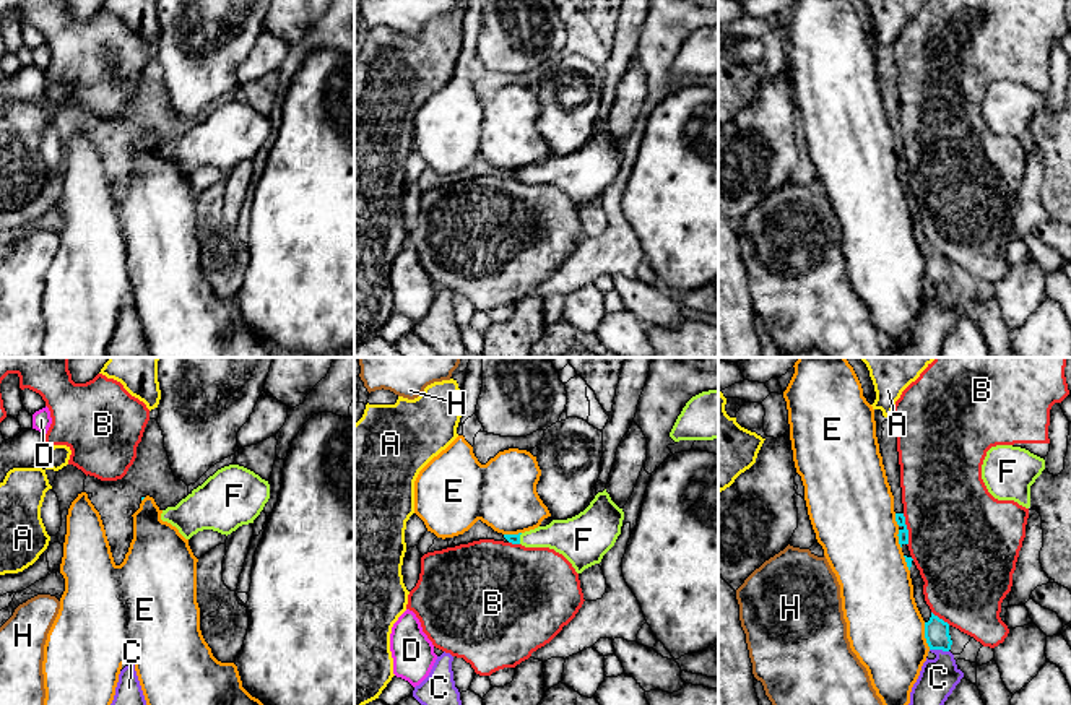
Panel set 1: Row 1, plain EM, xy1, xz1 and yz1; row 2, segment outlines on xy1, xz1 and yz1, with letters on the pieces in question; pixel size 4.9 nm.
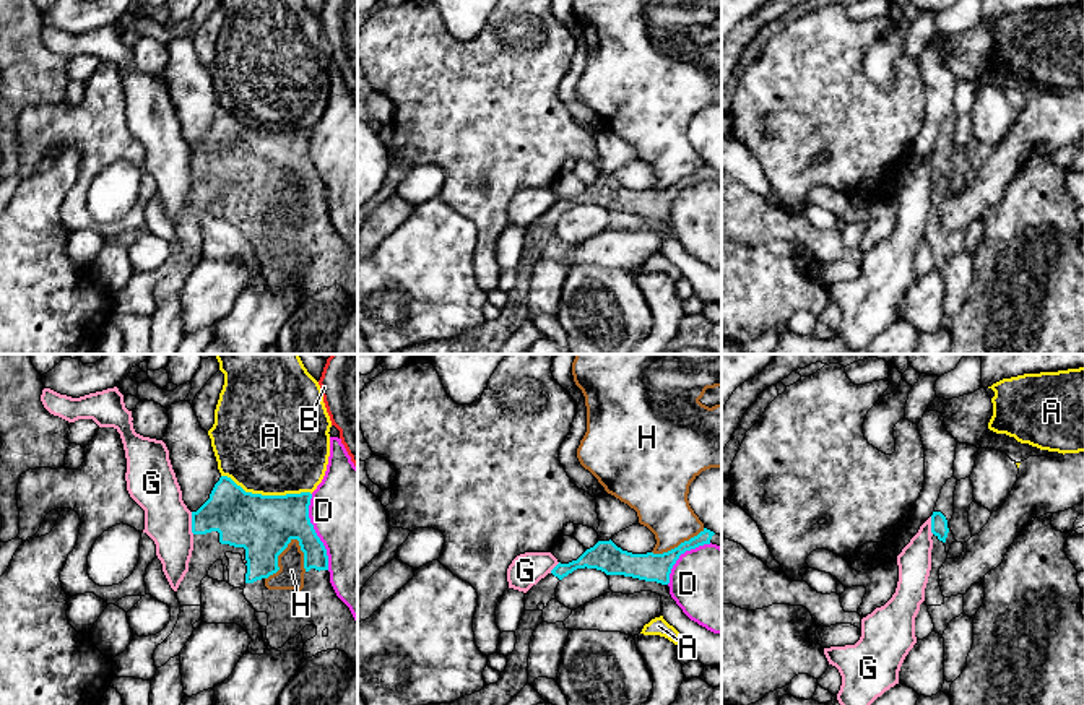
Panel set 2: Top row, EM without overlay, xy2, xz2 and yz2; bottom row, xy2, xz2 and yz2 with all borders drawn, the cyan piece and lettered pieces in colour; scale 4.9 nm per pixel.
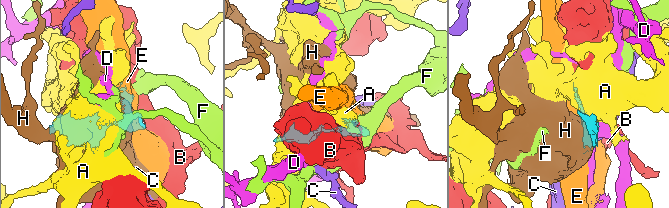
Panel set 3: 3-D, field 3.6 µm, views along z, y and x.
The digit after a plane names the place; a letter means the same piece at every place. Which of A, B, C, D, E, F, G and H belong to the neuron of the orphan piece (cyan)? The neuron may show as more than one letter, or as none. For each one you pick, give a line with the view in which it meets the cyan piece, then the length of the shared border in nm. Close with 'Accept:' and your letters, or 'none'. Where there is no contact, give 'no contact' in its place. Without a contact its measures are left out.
F: xz1 | 60 nm
Accept: F

